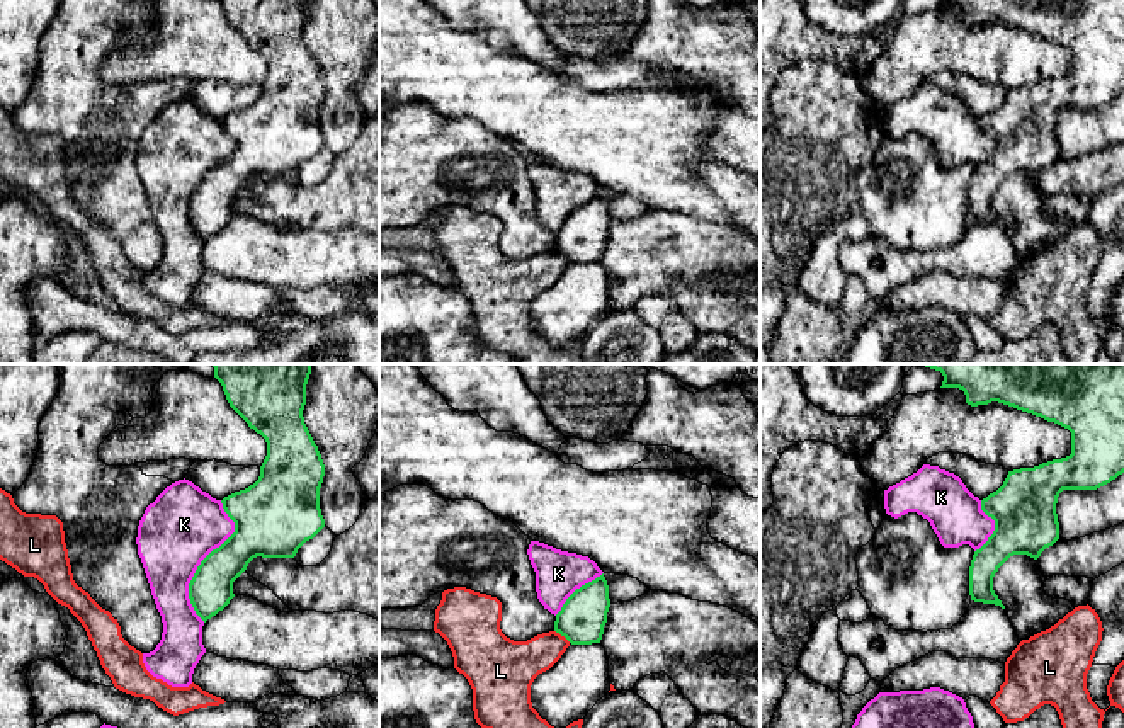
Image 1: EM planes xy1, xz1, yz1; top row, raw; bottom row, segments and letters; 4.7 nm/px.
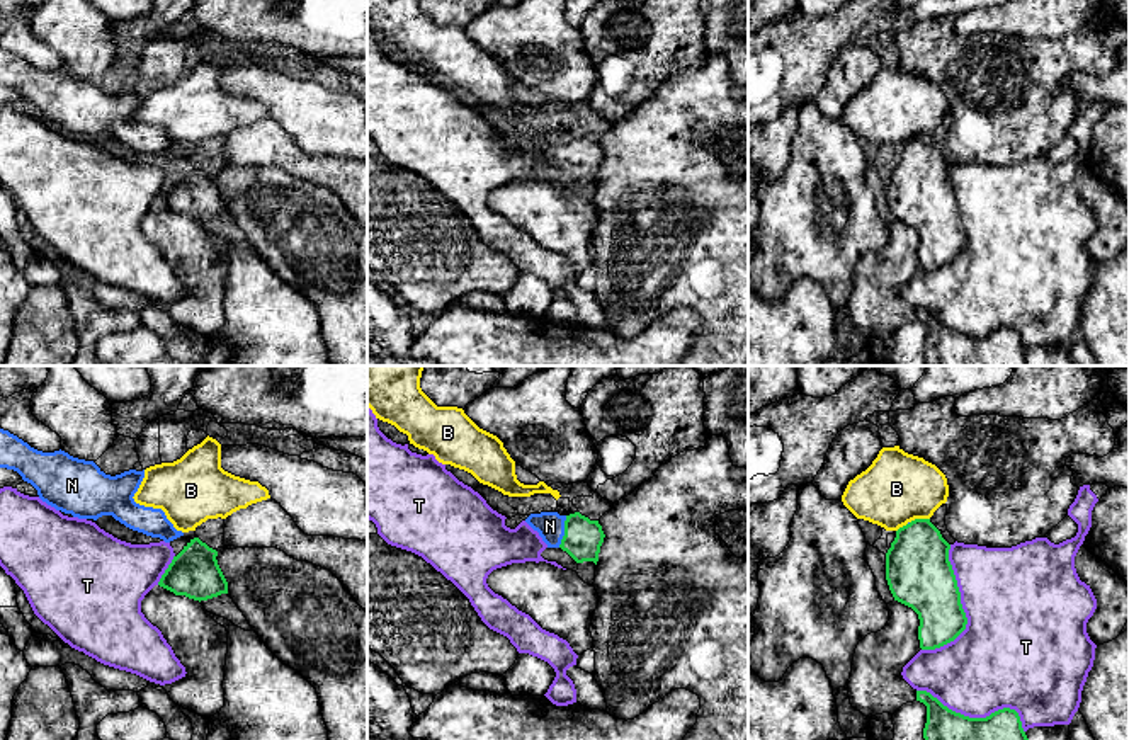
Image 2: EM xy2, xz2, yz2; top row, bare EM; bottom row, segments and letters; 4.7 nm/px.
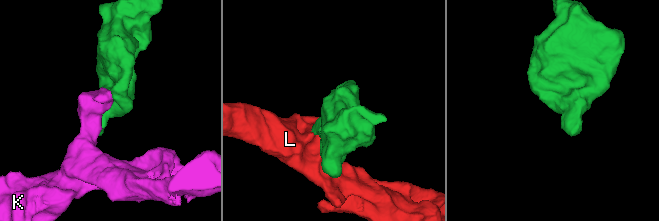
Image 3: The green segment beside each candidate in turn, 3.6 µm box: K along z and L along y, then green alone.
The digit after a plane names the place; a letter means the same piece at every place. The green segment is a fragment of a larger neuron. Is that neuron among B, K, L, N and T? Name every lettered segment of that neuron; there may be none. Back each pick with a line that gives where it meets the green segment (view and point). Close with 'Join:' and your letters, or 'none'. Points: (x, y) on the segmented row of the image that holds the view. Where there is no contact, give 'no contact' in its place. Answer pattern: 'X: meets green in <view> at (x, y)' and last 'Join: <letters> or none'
N: meets green in xz2 at (565, 531)
Join: N

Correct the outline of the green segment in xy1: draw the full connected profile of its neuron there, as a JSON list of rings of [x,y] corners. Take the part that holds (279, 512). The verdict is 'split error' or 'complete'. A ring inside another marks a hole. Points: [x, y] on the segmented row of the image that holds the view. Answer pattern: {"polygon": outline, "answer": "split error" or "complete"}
{"polygon": [[[213,364],[230,407],[267,442],[258,480],[221,500],[235,532],[197,566],[189,599],[206,623],[235,597],[233,582],[257,558],[294,558],[323,527],[320,488],[325,464],[303,417],[311,364]]], "answer": "complete"}

